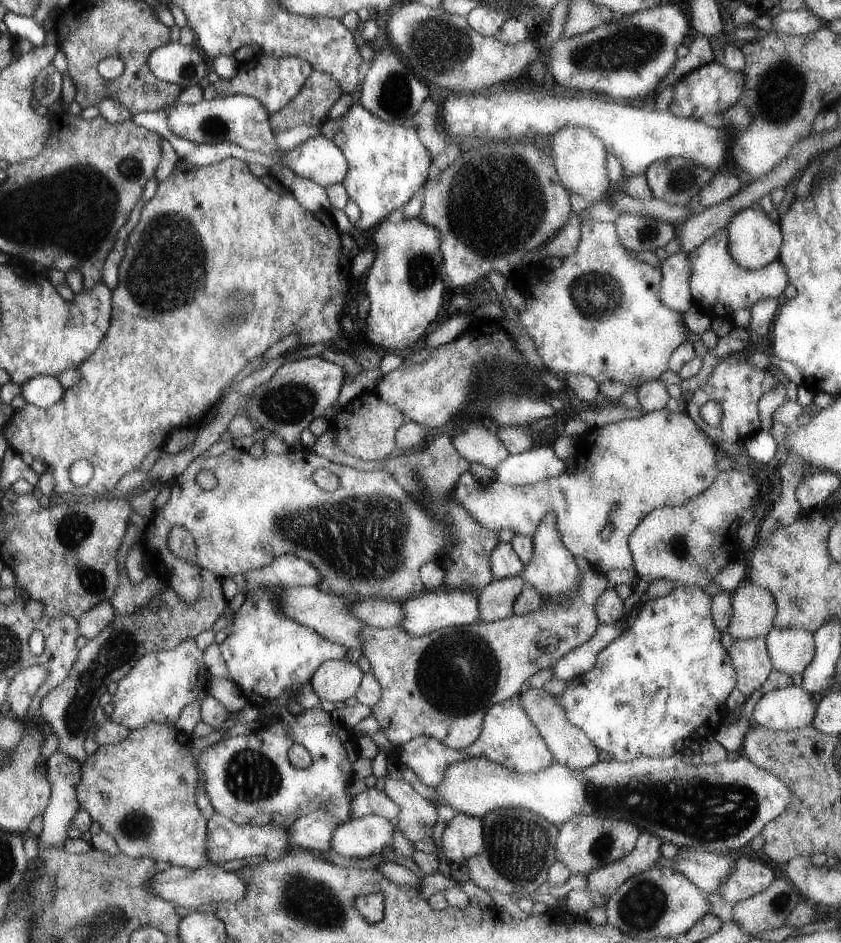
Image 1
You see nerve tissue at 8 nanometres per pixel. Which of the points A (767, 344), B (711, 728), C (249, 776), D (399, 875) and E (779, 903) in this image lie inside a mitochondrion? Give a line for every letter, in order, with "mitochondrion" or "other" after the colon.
A: other
B: other
C: mitochondrion
D: other
E: mitochondrion

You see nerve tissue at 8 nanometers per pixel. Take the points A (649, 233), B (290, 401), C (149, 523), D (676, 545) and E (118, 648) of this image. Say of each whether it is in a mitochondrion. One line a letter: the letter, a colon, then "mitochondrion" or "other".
A: mitochondrion
B: mitochondrion
C: other
D: mitochondrion
E: mitochondrion

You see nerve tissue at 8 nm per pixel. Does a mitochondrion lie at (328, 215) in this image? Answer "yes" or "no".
no

